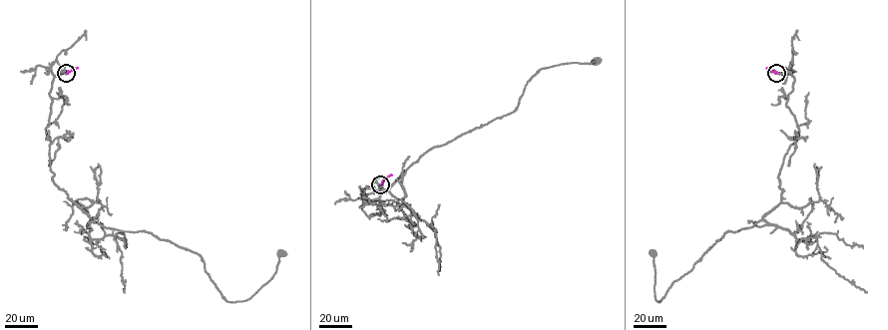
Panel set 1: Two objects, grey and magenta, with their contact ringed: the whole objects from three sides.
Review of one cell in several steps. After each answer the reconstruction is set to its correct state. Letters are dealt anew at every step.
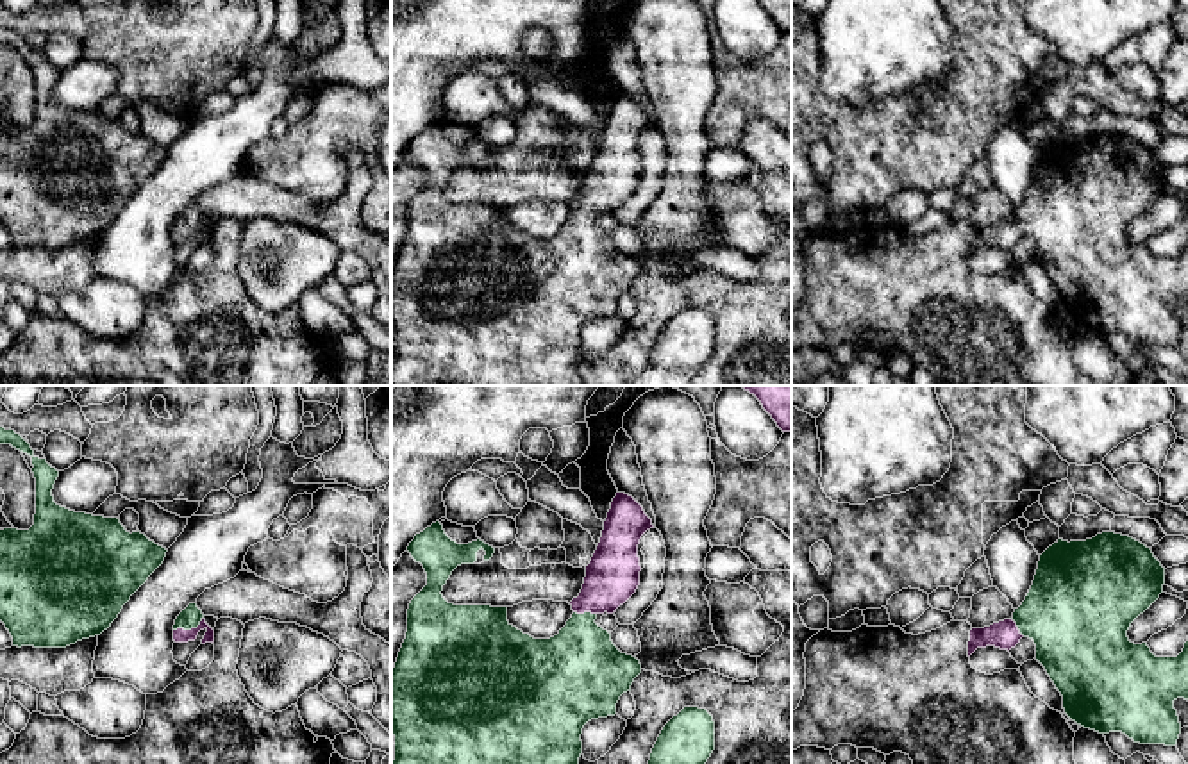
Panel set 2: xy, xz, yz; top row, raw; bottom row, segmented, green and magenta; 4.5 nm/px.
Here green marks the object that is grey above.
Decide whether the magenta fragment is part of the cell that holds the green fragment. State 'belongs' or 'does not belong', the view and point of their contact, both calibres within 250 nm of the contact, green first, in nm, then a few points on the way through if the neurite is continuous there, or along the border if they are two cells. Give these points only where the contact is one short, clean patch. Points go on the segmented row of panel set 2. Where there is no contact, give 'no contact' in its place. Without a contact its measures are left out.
belongs; contact xy (190, 629); calibres 100 and 60 nm; way xy (190, 618), (190, 629), (179, 636)

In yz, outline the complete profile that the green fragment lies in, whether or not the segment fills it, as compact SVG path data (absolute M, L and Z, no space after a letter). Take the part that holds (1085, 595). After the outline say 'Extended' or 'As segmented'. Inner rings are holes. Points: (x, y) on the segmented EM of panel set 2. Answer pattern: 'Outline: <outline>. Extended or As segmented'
Outline: M1129 536L1058 539L1040 555L1033 585L1013 618L970 630L968 657L986 646L1009 652L1029 637L1072 721L1099 734L1122 732L1140 744L1175 746L1181 723L1174 702L1188 700L1188 641L1177 657L1156 657L1147 643L1134 644L1127 637L1131 623L1159 598L1163 584L1161 562Z. Extended

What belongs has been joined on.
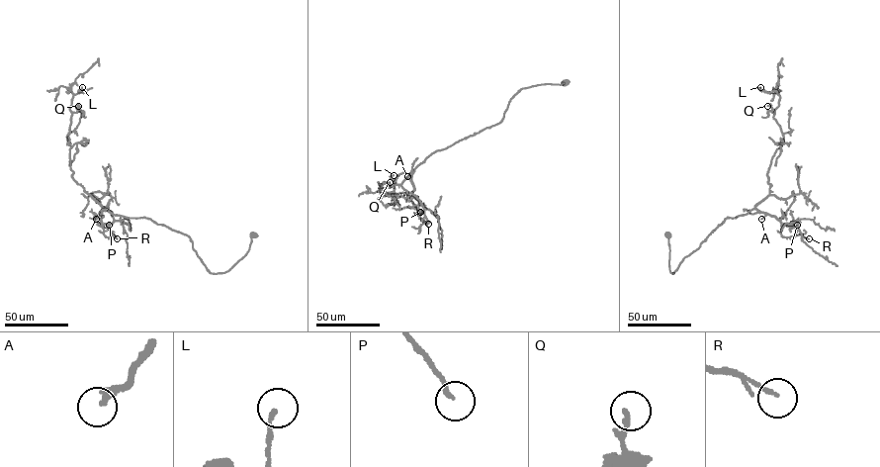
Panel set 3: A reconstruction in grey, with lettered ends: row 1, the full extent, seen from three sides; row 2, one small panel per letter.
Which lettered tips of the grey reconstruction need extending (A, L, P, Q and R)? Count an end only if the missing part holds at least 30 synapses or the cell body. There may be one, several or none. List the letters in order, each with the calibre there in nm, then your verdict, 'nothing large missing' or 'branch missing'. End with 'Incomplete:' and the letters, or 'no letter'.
A: calibre 280 nm; branch missing
L: calibre 160 nm; nothing large missing
P: calibre 160 nm; nothing large missing
Q: calibre 200 nm; nothing large missing
R: calibre 130 nm; nothing large missing
Incomplete: A

